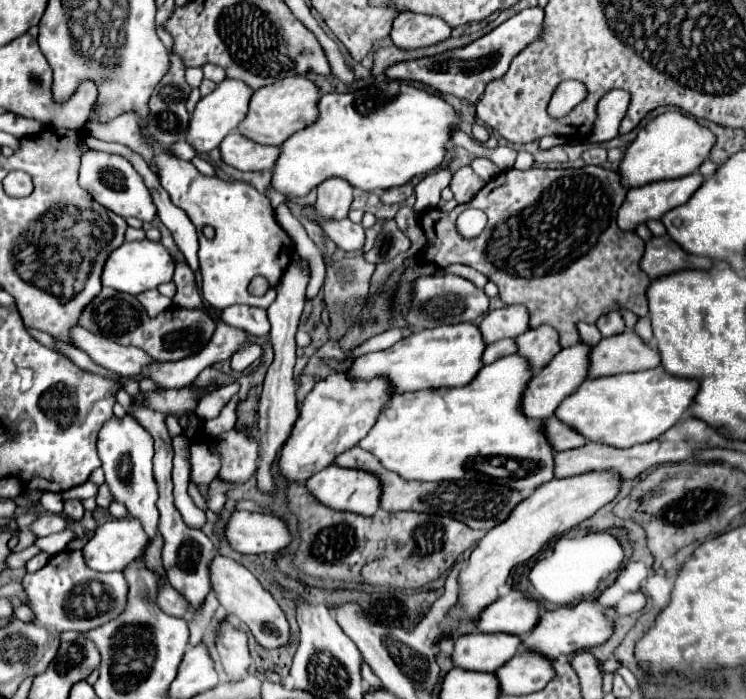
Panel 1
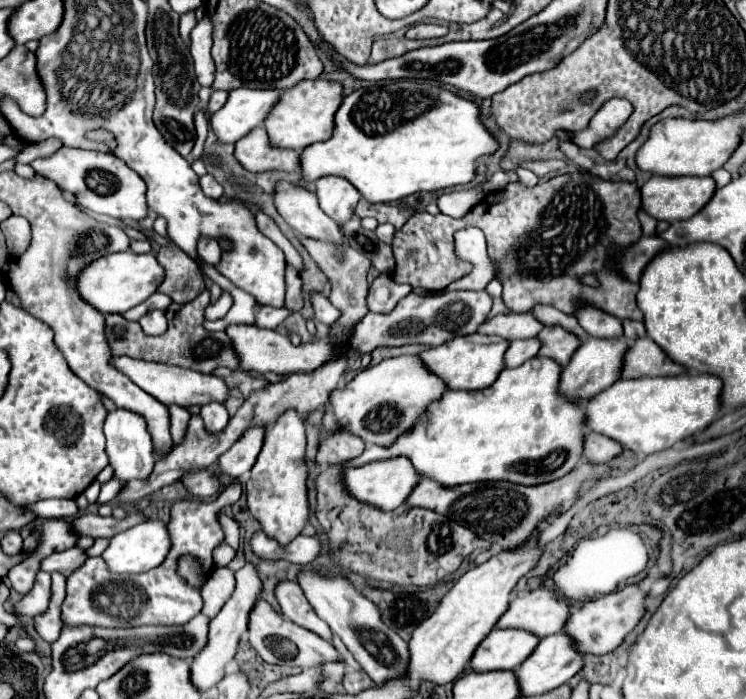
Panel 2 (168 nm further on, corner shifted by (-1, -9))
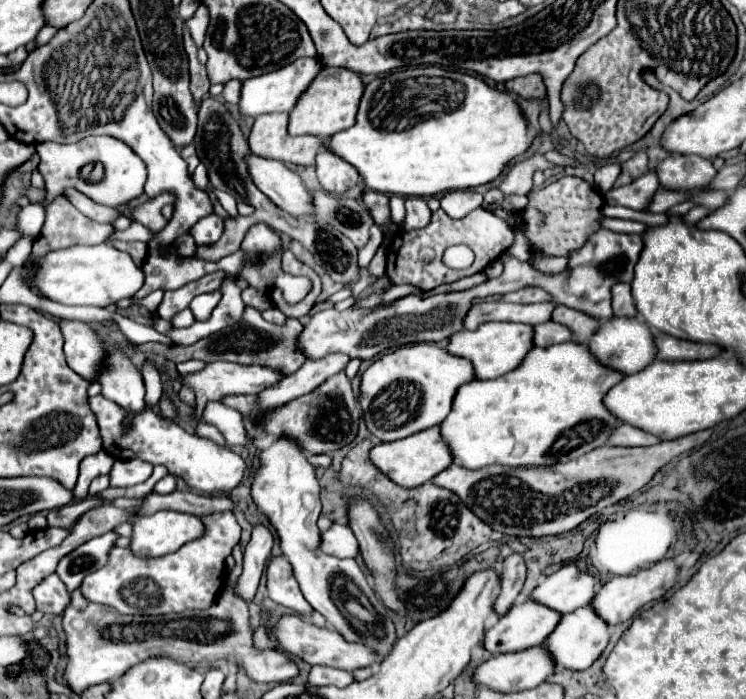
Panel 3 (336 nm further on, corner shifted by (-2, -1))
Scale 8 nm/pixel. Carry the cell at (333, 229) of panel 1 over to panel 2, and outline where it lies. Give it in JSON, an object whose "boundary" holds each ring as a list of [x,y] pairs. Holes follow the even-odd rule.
{"boundary":[[[277,182],[273,188],[273,200],[283,220],[301,236],[319,238],[341,244],[343,234],[339,224],[331,220],[317,204],[317,196],[303,186],[291,182]]]}

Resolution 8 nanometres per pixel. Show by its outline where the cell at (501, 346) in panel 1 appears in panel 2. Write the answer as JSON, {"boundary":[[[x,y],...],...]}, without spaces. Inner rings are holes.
{"boundary":[[[529,338],[529,340],[513,340],[507,354],[505,354],[505,366],[507,368],[515,368],[521,366],[525,360],[537,356],[541,348],[539,338]]]}

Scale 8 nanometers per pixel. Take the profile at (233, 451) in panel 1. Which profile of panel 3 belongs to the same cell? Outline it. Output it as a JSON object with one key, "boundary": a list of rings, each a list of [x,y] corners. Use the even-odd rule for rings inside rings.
{"boundary":[[[212,512],[206,516],[200,516],[204,524],[204,536],[186,542],[180,550],[174,554],[162,556],[162,558],[134,558],[130,550],[126,548],[114,548],[108,554],[108,564],[100,570],[88,574],[80,586],[82,596],[90,602],[104,604],[120,614],[170,614],[170,612],[184,612],[184,610],[204,610],[206,606],[212,606],[212,602],[218,598],[218,594],[224,590],[226,582],[226,564],[224,560],[230,556],[232,548],[240,540],[240,526],[236,522],[234,512]]]}

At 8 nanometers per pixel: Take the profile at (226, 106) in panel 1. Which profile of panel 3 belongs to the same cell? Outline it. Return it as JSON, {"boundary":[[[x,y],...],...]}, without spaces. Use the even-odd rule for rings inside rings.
{"boundary":[[[298,58],[298,62],[292,62],[290,66],[284,66],[282,70],[244,80],[242,92],[240,92],[240,102],[238,102],[240,116],[256,118],[260,114],[270,114],[270,112],[290,112],[294,108],[294,102],[300,98],[302,90],[306,90],[306,86],[320,72],[320,68],[322,68],[320,60]]]}

